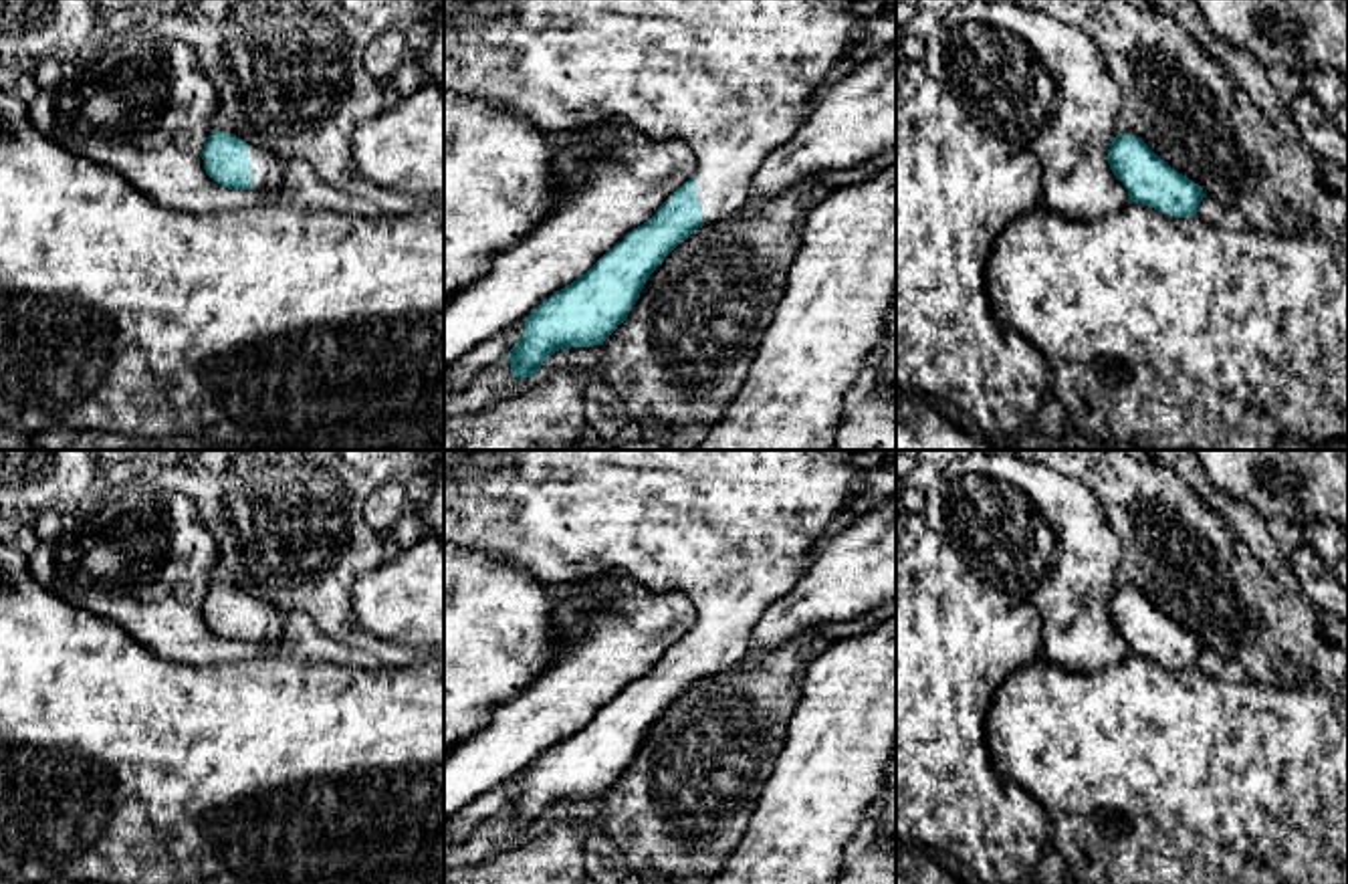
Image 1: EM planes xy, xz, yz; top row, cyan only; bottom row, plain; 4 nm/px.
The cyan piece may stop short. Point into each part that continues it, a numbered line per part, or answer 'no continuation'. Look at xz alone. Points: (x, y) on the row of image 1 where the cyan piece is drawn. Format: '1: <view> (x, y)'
1: xz (733, 79)

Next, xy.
1: xy (267, 170)

